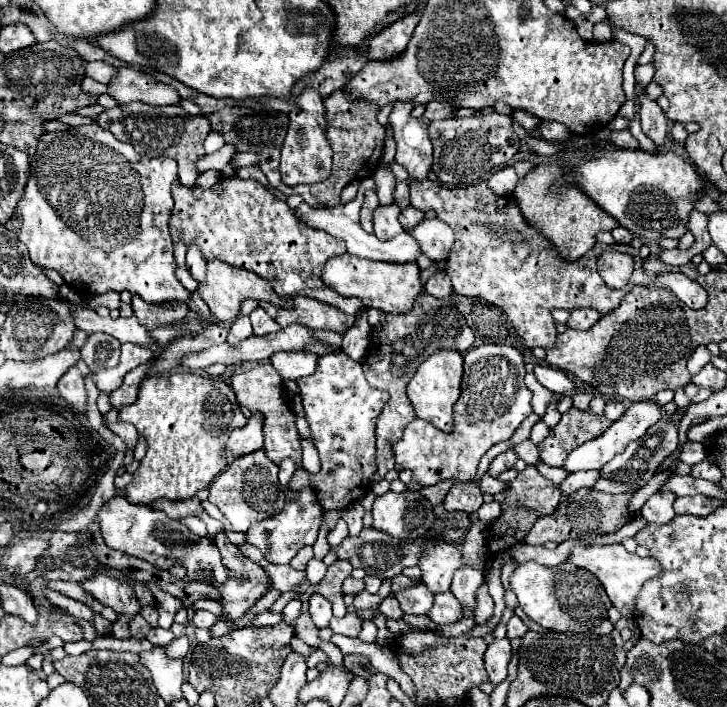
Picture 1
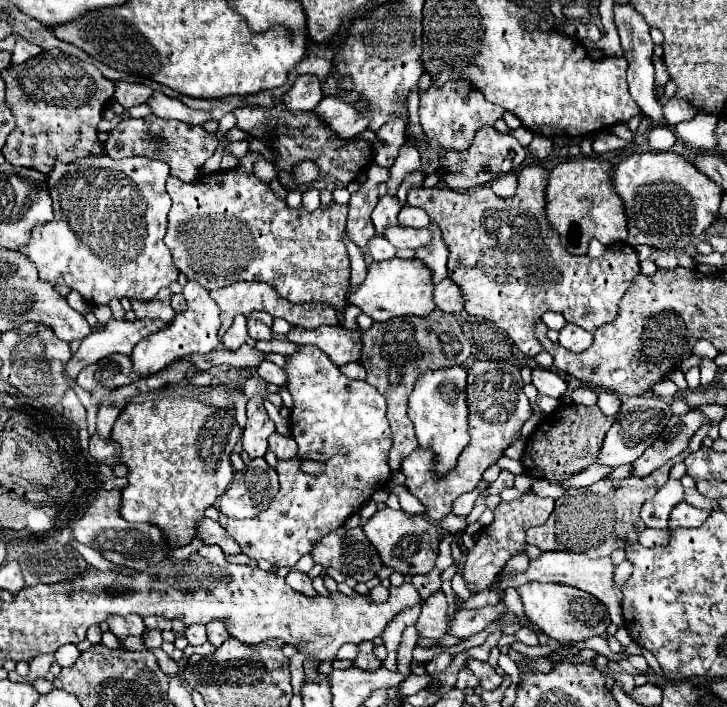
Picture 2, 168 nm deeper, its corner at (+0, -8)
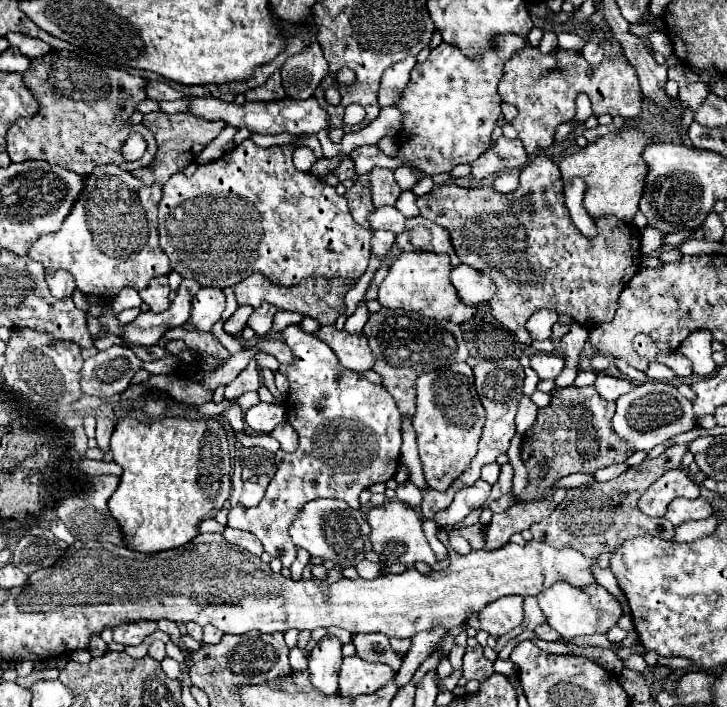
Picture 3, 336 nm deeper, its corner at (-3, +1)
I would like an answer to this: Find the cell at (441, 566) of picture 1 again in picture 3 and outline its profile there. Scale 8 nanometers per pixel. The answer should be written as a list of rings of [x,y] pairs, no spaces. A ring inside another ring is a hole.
[[[390,500],[378,508],[368,510],[366,520],[372,528],[370,540],[374,546],[374,552],[380,556],[382,564],[406,564],[406,566],[414,566],[416,562],[426,562],[426,564],[434,564],[436,562],[436,554],[432,552],[424,532],[422,532],[422,516],[418,510],[410,508],[408,504],[400,502],[400,500]]]

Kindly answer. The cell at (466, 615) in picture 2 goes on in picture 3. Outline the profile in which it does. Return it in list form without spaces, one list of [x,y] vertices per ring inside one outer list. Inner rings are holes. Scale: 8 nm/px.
[[[520,596],[500,598],[490,602],[484,610],[480,610],[480,628],[492,636],[504,636],[512,628],[522,622],[522,602]]]

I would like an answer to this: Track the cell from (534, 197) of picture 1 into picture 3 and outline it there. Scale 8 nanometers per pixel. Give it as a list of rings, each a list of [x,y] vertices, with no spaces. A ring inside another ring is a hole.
[[[618,130],[598,138],[586,148],[564,156],[560,166],[562,180],[568,182],[574,176],[586,182],[586,192],[582,206],[586,208],[590,218],[618,218],[620,222],[632,222],[638,212],[638,200],[642,196],[646,166],[642,160],[642,150],[648,146],[652,138],[642,134],[640,130]]]

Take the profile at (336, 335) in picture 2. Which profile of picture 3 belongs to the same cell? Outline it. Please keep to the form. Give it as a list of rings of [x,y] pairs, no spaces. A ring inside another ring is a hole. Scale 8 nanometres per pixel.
[[[320,326],[314,336],[324,340],[334,350],[344,368],[364,372],[374,366],[374,354],[364,334],[348,334],[346,330],[338,330],[336,326]]]

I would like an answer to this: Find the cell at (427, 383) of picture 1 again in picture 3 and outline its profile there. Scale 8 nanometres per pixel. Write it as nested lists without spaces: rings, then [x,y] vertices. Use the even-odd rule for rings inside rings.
[[[466,362],[420,374],[416,380],[416,390],[418,398],[412,424],[416,430],[416,442],[426,484],[434,490],[444,492],[474,458],[486,414],[474,390],[472,368]]]

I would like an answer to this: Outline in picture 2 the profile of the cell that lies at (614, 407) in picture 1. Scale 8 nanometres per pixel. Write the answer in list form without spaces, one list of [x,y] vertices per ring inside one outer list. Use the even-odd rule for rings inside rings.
[[[603,391],[603,393],[599,393],[597,405],[599,405],[599,409],[601,409],[605,415],[617,415],[619,405],[621,405],[621,399],[619,399],[615,393]]]

